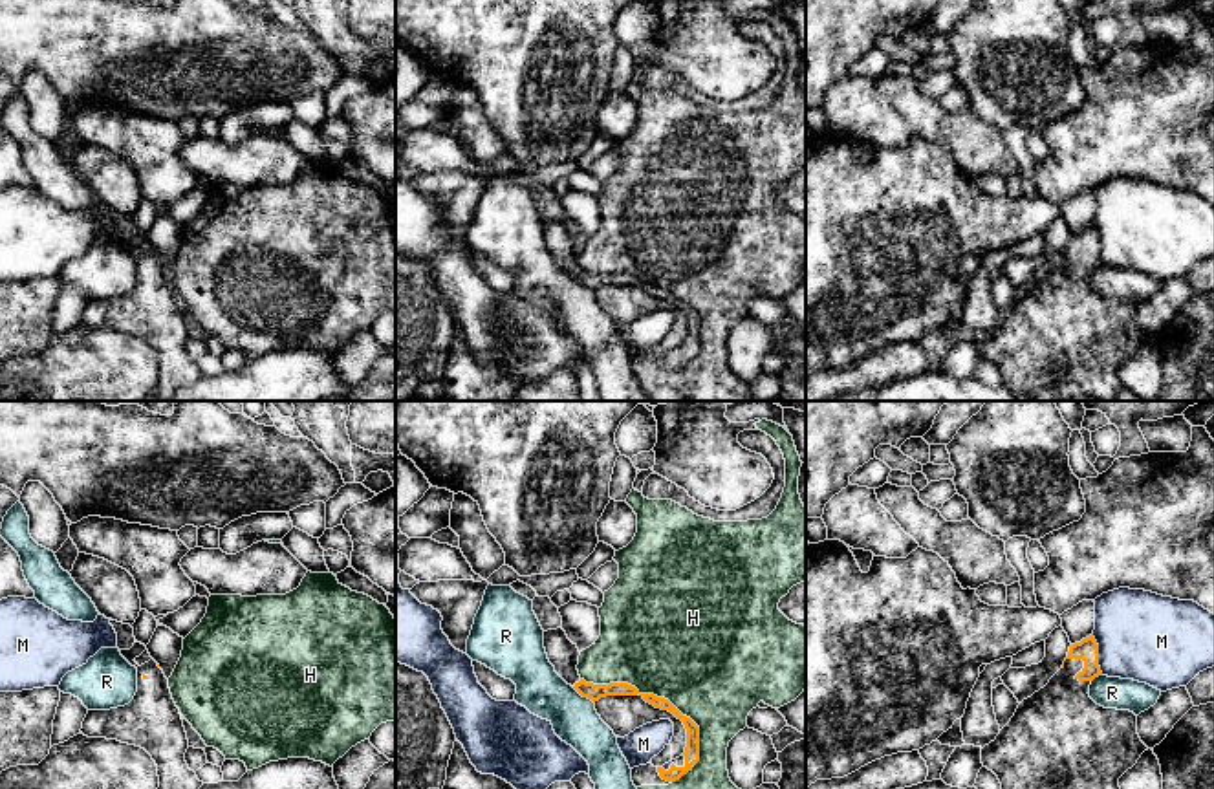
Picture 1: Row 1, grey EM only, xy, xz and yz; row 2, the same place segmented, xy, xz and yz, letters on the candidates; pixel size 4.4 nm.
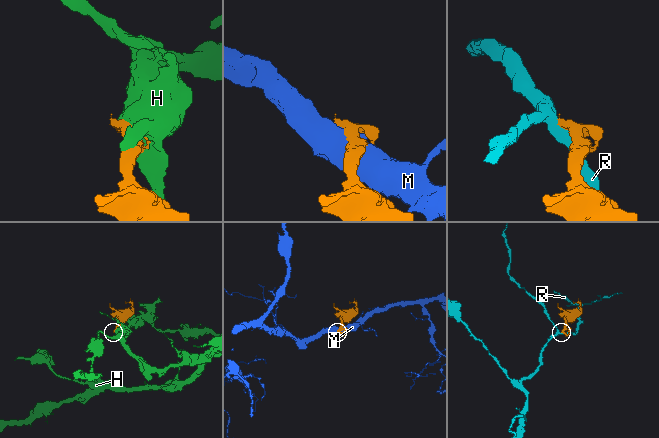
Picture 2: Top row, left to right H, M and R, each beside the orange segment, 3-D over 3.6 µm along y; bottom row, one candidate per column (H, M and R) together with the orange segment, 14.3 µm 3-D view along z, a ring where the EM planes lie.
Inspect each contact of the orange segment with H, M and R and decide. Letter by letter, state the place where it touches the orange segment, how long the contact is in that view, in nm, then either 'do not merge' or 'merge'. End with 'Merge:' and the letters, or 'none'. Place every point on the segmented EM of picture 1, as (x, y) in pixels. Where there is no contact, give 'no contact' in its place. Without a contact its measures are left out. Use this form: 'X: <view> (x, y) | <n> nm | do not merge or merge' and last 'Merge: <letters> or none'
H: xz (656, 696) | 650 nm | do not merge
M: yz (1097, 654) | 190 nm | do not merge
R: xz (583, 696) | 130 nm | do not merge
Merge: none

